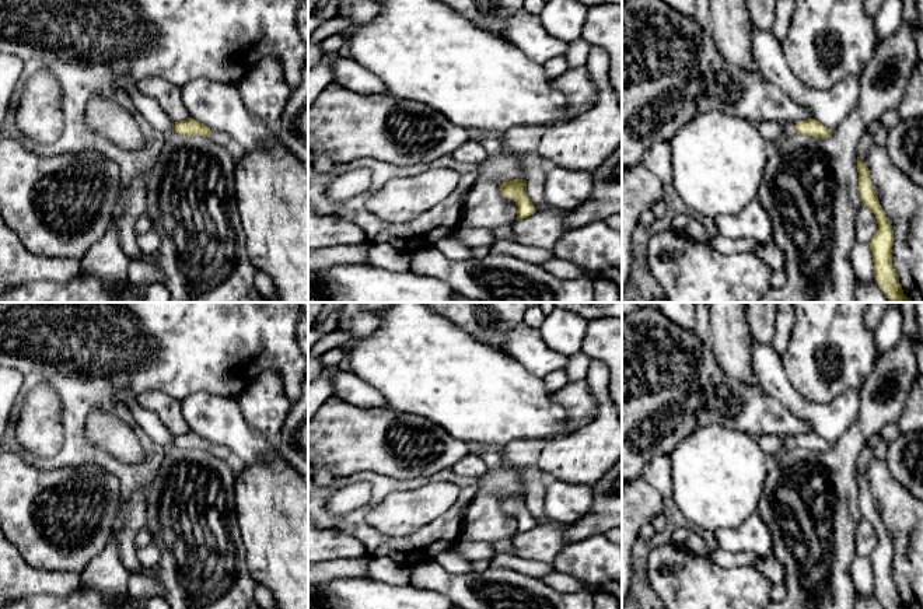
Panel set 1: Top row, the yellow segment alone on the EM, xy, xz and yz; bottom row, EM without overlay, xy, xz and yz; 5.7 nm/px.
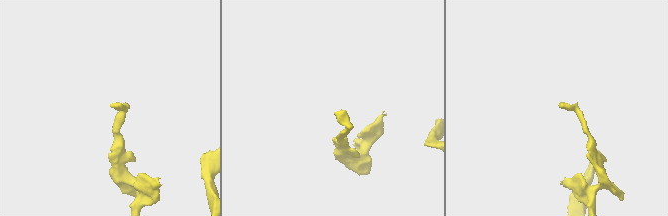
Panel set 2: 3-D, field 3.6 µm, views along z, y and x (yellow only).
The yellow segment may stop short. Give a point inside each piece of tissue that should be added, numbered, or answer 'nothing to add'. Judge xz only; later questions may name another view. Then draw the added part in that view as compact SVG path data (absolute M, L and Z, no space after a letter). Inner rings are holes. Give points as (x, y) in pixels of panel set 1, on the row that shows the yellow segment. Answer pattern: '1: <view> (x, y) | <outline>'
nothing to add

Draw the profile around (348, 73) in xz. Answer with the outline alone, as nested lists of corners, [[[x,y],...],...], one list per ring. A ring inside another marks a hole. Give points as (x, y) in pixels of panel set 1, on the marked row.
[[[338,53],[333,59],[333,84],[359,94],[388,94],[384,83],[352,57]]]

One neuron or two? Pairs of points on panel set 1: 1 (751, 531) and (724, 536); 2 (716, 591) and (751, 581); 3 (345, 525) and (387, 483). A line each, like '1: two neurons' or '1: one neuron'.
1: one neuron
2: one neuron
3: one neuron

